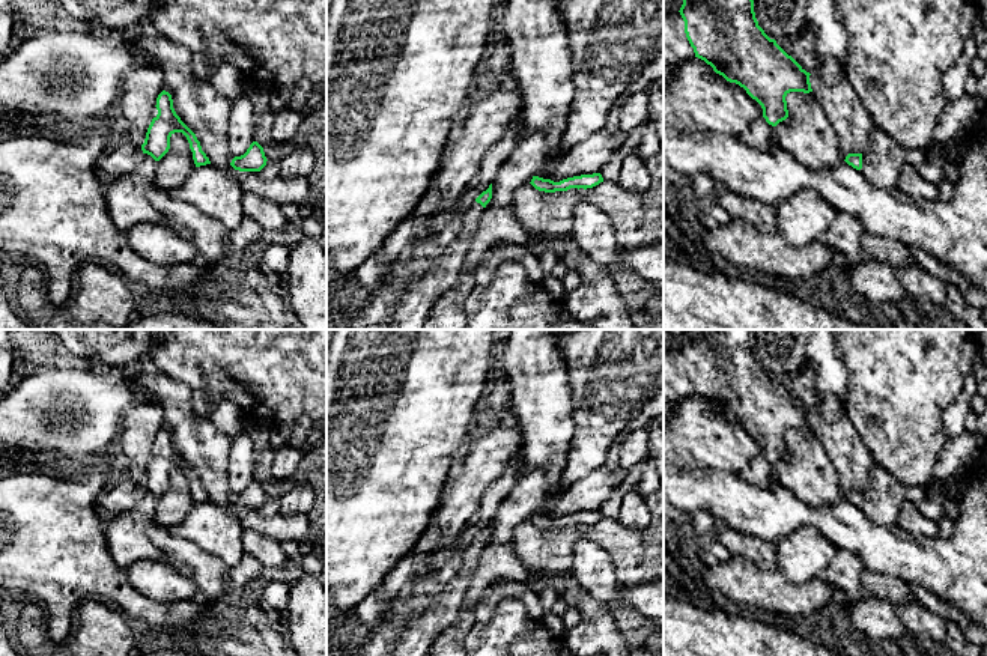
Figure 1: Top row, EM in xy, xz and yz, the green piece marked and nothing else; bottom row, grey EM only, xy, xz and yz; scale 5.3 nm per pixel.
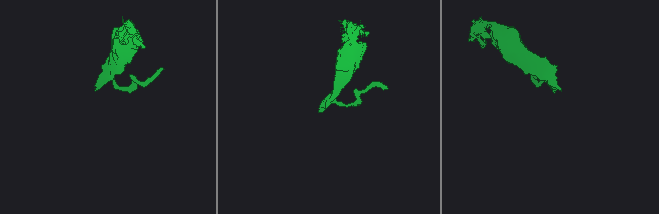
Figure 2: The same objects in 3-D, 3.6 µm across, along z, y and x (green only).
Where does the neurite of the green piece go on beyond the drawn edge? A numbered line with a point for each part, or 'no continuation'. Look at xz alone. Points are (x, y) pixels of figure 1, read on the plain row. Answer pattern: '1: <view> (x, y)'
1: xz (417, 638)

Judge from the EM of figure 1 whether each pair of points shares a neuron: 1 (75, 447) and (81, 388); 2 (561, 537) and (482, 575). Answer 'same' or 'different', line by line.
1: same
2: different

